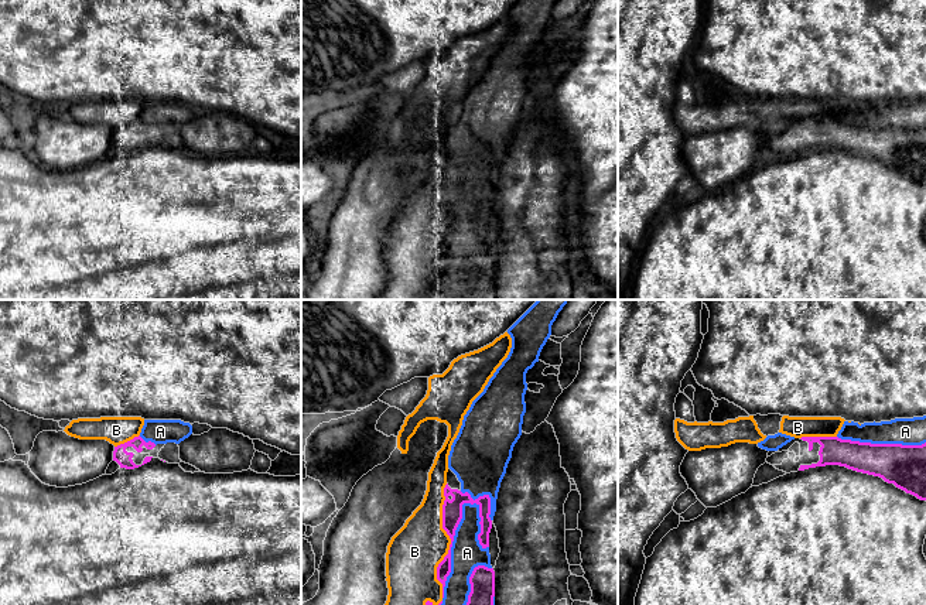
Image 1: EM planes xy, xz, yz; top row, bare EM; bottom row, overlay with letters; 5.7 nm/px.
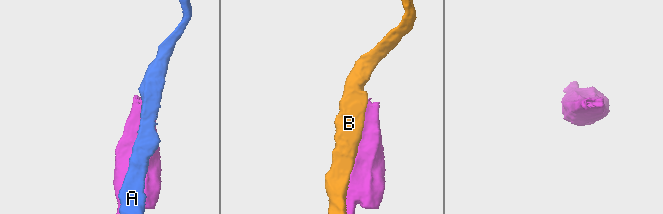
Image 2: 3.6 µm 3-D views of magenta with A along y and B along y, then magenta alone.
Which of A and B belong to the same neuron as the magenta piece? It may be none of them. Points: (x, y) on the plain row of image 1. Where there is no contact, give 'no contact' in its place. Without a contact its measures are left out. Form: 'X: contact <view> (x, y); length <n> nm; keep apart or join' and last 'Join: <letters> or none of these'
A: contact xz (453, 222); length 650 nm; keep apart
B: contact xz (451, 224); length 650 nm; keep apart
Join: none of these

